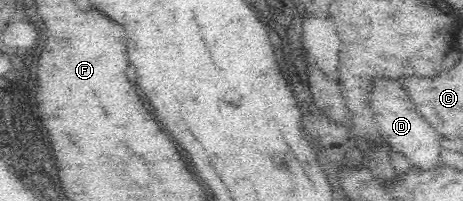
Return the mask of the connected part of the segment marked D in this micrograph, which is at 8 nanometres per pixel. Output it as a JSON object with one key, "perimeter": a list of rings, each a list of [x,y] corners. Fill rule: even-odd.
{"perimeter":[[[375,77],[371,82],[367,104],[372,107],[377,128],[392,153],[399,152],[408,159],[413,168],[420,170],[434,170],[440,166],[445,157],[441,147],[442,136],[422,118],[399,81]]]}

